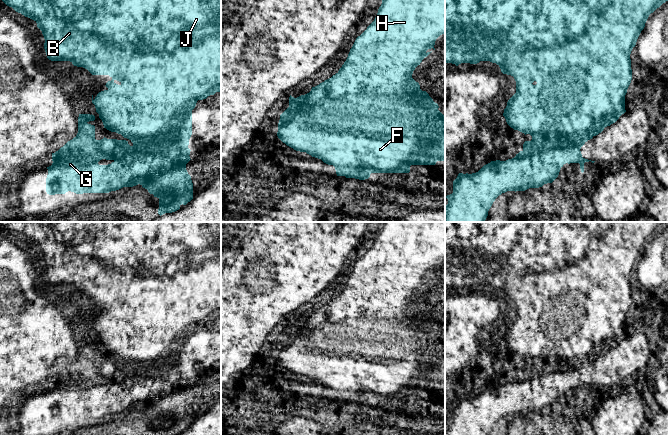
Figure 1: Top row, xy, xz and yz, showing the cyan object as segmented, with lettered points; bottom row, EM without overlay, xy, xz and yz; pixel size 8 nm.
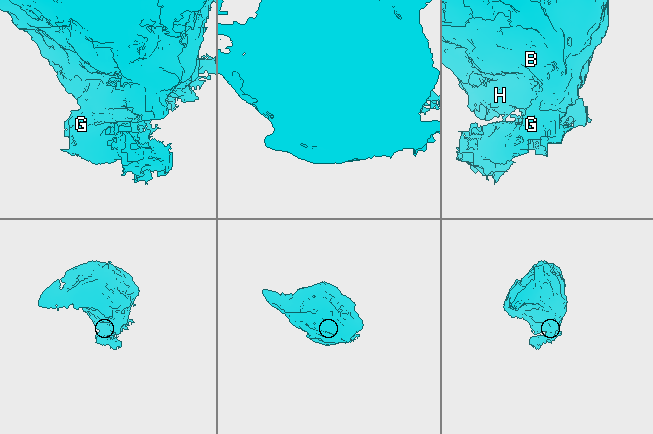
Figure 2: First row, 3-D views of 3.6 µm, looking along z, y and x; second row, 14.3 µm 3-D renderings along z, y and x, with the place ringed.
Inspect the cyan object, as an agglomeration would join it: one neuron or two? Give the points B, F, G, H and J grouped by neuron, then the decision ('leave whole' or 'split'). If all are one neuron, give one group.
B F H J / G | split

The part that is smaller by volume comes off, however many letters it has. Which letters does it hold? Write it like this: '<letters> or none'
G

